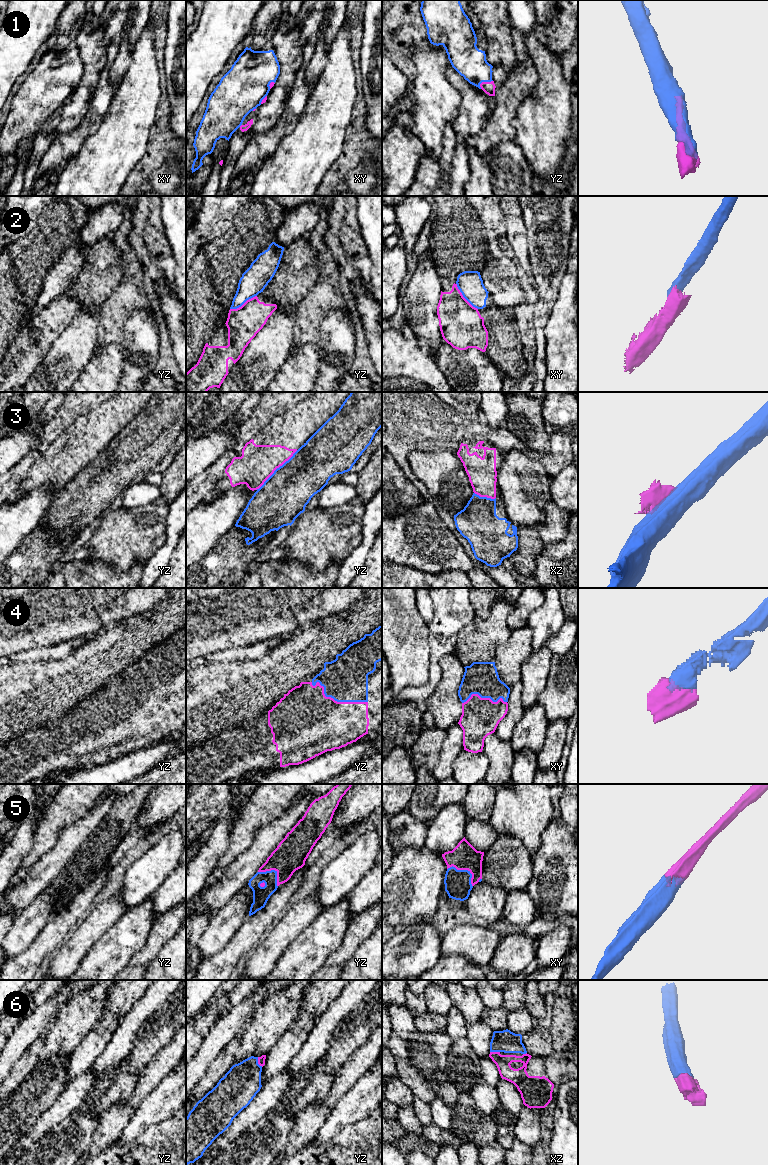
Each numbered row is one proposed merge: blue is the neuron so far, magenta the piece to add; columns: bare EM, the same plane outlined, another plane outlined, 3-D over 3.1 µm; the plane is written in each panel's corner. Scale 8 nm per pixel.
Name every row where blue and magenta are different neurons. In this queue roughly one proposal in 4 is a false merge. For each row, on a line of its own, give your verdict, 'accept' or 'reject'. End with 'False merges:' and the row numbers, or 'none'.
1: accept
2: reject
3: reject
4: accept
5: accept
6: accept
False merges: 2, 3

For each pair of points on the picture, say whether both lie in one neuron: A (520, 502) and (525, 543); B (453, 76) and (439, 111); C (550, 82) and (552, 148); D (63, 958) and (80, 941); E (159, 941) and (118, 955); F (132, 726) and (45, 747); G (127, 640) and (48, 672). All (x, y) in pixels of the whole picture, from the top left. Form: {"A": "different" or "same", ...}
{"A": "different", "B": "different", "C": "same", "D": "same", "E": "different", "F": "same", "G": "same"}

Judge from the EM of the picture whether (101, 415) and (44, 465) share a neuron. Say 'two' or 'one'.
one

